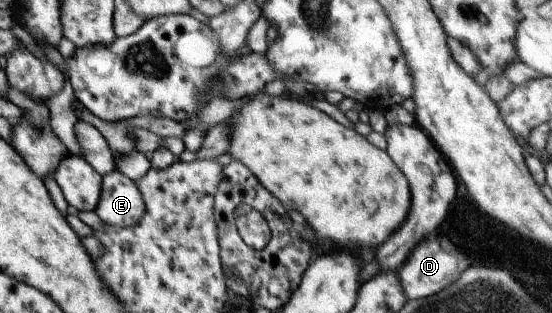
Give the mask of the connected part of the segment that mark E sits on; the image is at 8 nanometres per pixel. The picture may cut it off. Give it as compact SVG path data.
M114 170L102 177L100 199L94 211L109 226L134 227L145 214L144 200L136 183Z

